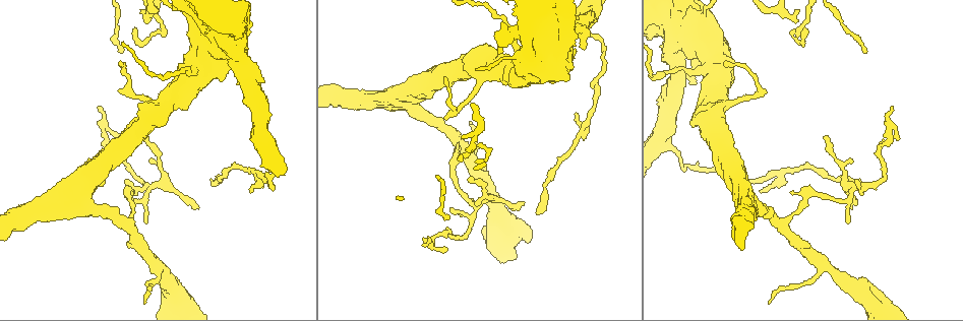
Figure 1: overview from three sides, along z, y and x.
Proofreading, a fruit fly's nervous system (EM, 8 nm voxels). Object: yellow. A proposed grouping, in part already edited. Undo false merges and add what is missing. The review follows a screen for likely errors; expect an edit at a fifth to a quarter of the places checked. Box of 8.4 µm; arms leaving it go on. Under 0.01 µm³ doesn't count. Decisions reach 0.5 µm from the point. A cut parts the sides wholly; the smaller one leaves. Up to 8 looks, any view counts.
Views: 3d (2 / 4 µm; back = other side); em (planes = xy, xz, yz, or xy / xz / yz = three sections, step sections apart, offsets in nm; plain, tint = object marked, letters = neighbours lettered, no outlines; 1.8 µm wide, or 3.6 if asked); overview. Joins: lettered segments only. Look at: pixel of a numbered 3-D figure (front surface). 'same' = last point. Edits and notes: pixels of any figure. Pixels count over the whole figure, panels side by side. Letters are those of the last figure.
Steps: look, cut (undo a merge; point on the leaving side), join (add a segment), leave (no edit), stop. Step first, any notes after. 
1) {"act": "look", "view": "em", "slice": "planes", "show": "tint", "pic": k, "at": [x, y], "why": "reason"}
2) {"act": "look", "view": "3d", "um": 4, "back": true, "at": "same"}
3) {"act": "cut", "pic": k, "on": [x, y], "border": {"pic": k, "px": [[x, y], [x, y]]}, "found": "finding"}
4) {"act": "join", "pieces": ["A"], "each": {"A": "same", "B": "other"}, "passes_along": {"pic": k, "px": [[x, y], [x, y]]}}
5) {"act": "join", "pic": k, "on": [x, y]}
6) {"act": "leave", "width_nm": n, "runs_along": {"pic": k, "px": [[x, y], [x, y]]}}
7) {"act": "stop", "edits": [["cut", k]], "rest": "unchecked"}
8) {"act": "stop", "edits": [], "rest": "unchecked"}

{"act": "look", "view": "em", "slice": "yz", "step": 16, "show": "letters", "pic": 1, "at": [807, 28], "why": "thin end"}

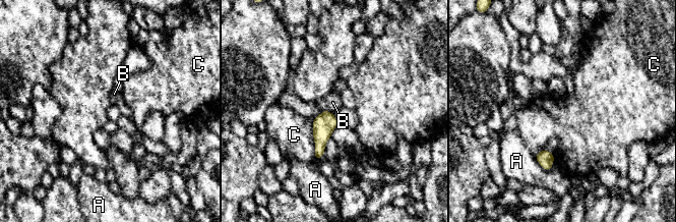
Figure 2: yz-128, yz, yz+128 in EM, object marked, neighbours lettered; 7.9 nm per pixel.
{"act": "look", "view": "em", "slice": "planes", "show": "letters", "at": "same"}

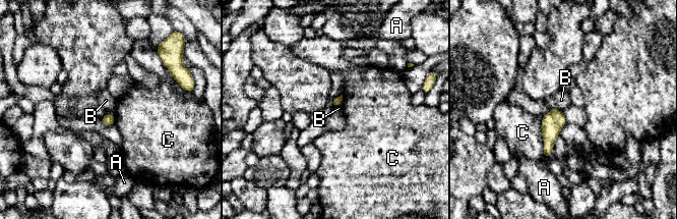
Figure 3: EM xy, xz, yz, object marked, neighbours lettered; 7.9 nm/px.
{"act": "leave", "width_nm": 70, "each": {"A": "other", "B": "other", "C": "other"}, "found": "none of them fits"}

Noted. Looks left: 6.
{"act": "look", "view": "em", "slice": "planes", "show": "letters", "pic": 1, "at": [451, 164], "why": "abrupt turn"}

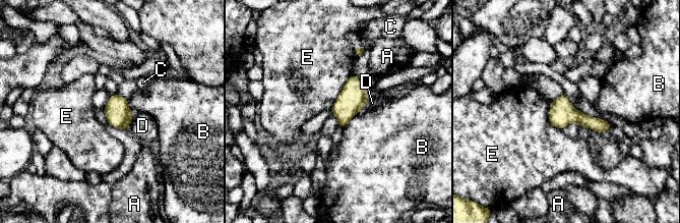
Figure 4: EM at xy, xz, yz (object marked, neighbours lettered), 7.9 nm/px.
{"act": "leave", "width_nm": 190, "each": {"A": "other", "B": "other", "C": "other", "D": "other", "E": "other"}, "found": "continuous, no second neuron"}

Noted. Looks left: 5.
{"act": "look", "view": "em", "slice": "planes", "show": "letters", "pic": 1, "at": [100, 107], "why": "tapers out"}

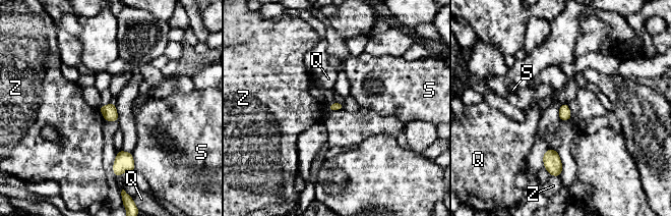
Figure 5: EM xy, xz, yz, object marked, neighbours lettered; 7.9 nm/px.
{"act": "leave", "each": {"Q": "other", "S": "other", "Z": "other"}, "found": "none of them fits"}

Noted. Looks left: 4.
{"act": "stop", "edits": [], "rest": "unchecked"}

